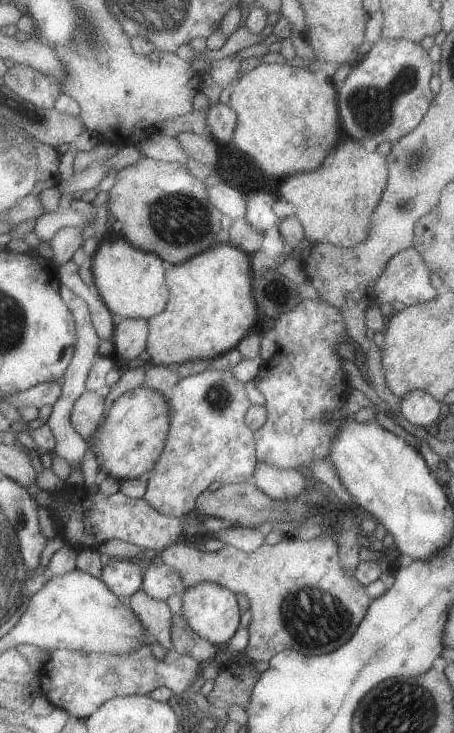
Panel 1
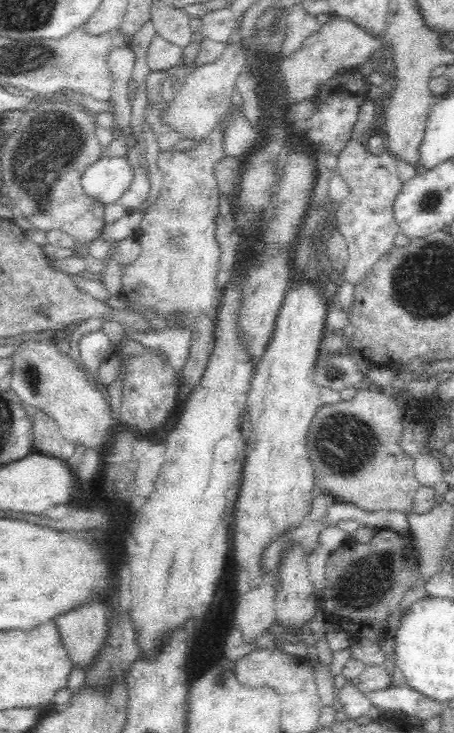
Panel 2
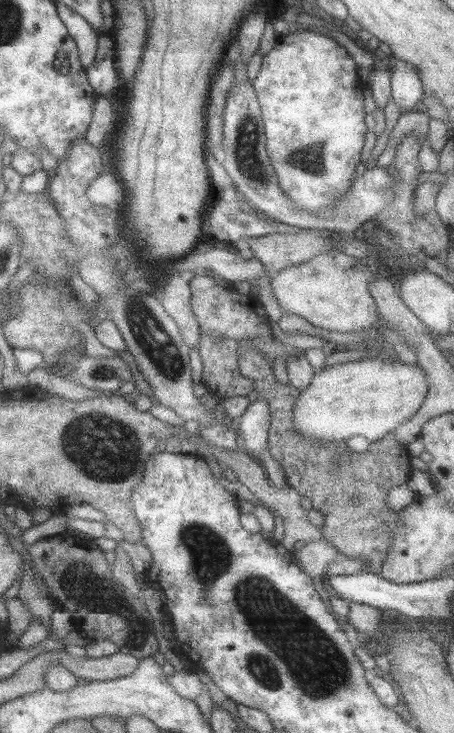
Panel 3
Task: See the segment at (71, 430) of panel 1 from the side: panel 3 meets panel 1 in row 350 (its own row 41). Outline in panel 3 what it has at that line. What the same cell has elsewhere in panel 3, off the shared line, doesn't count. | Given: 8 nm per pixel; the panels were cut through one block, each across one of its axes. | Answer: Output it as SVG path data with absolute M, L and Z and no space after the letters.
M63 1L57 2L61 12L62 19L69 26L70 32L81 50L81 59L86 68L90 68L96 64L98 60L98 50L100 50L100 35L94 26L86 20L82 14L76 12Z

